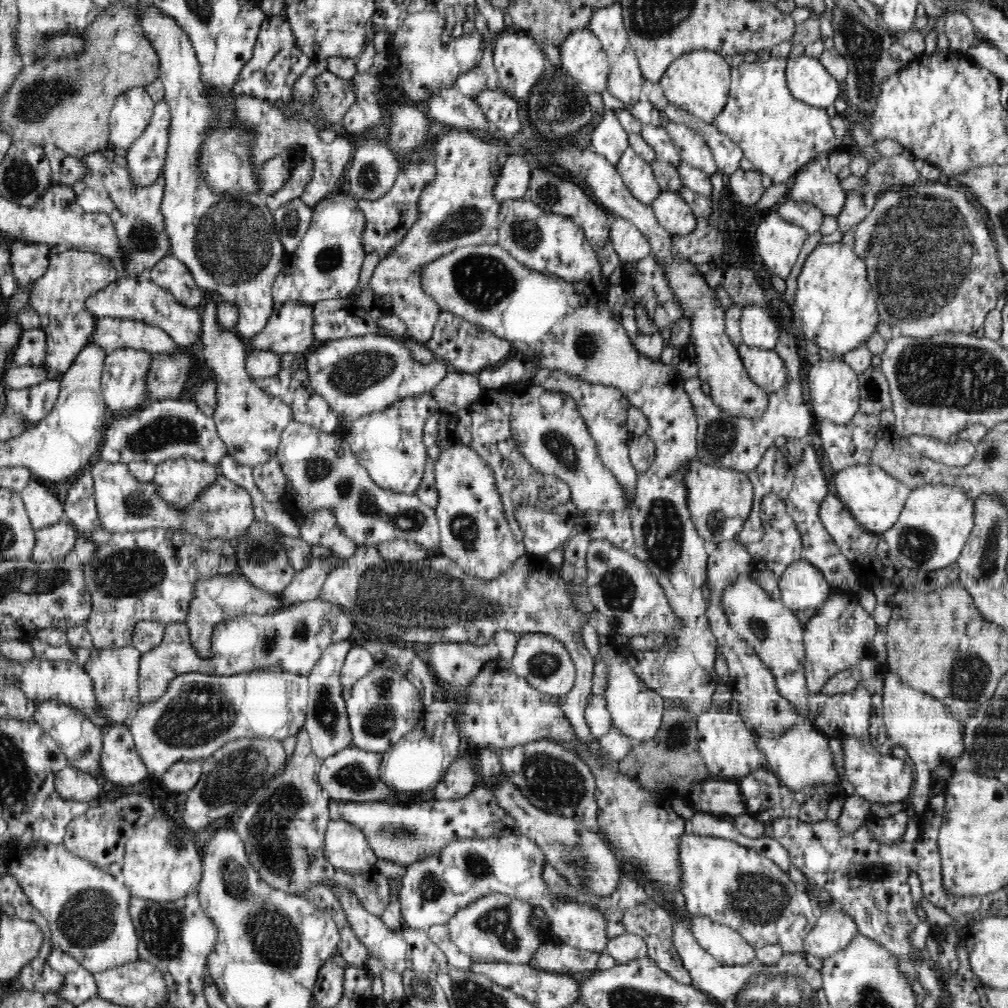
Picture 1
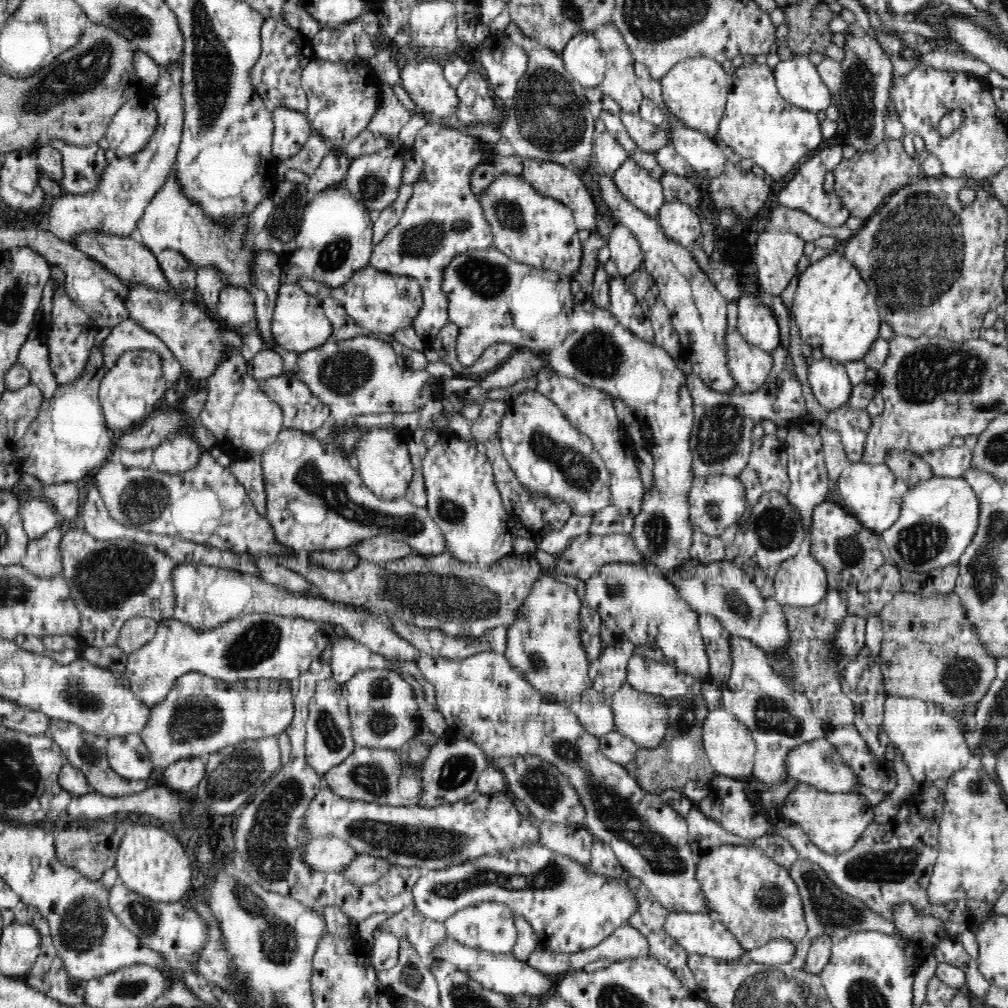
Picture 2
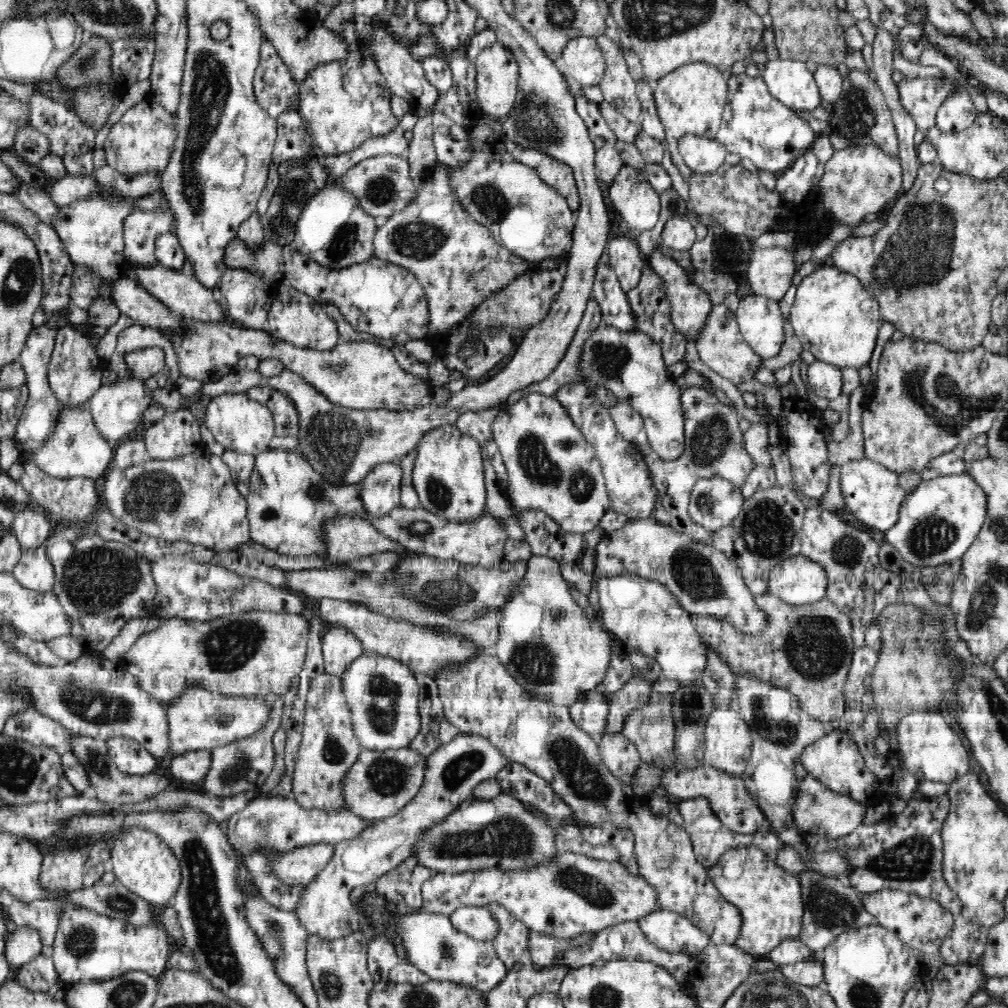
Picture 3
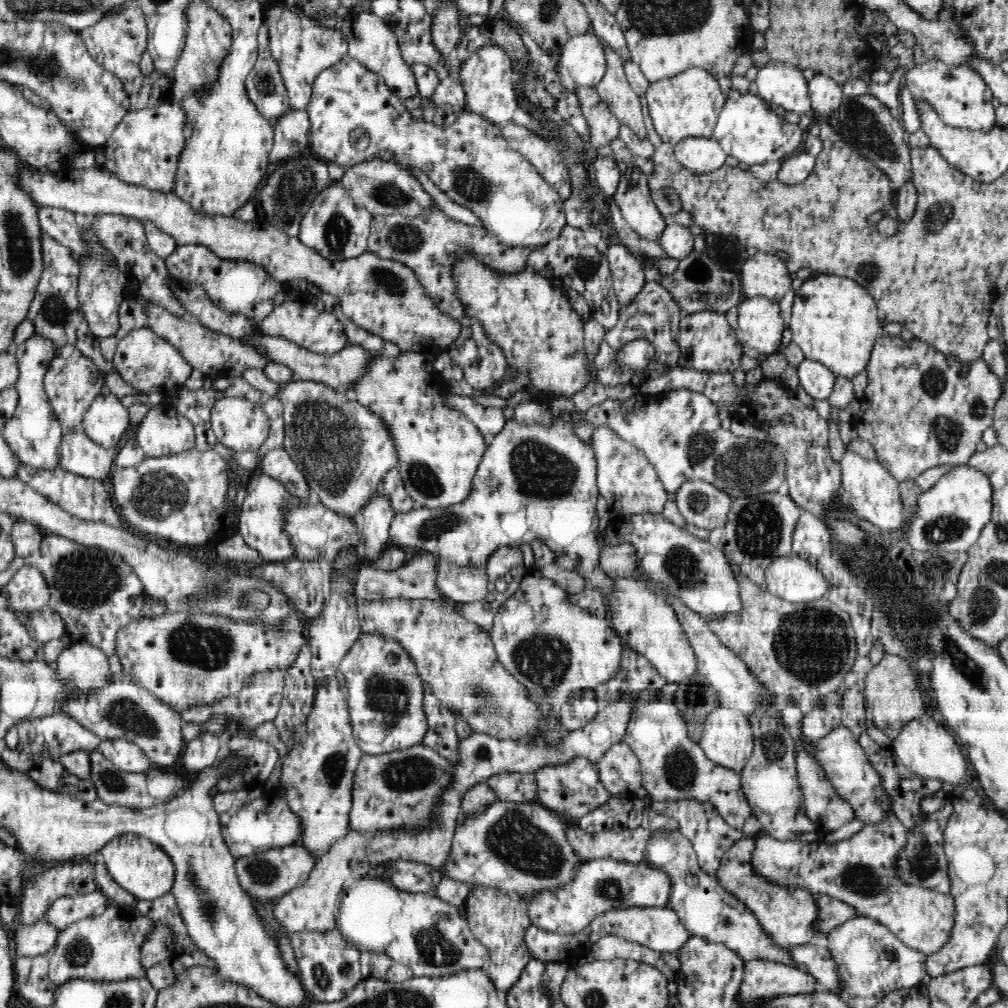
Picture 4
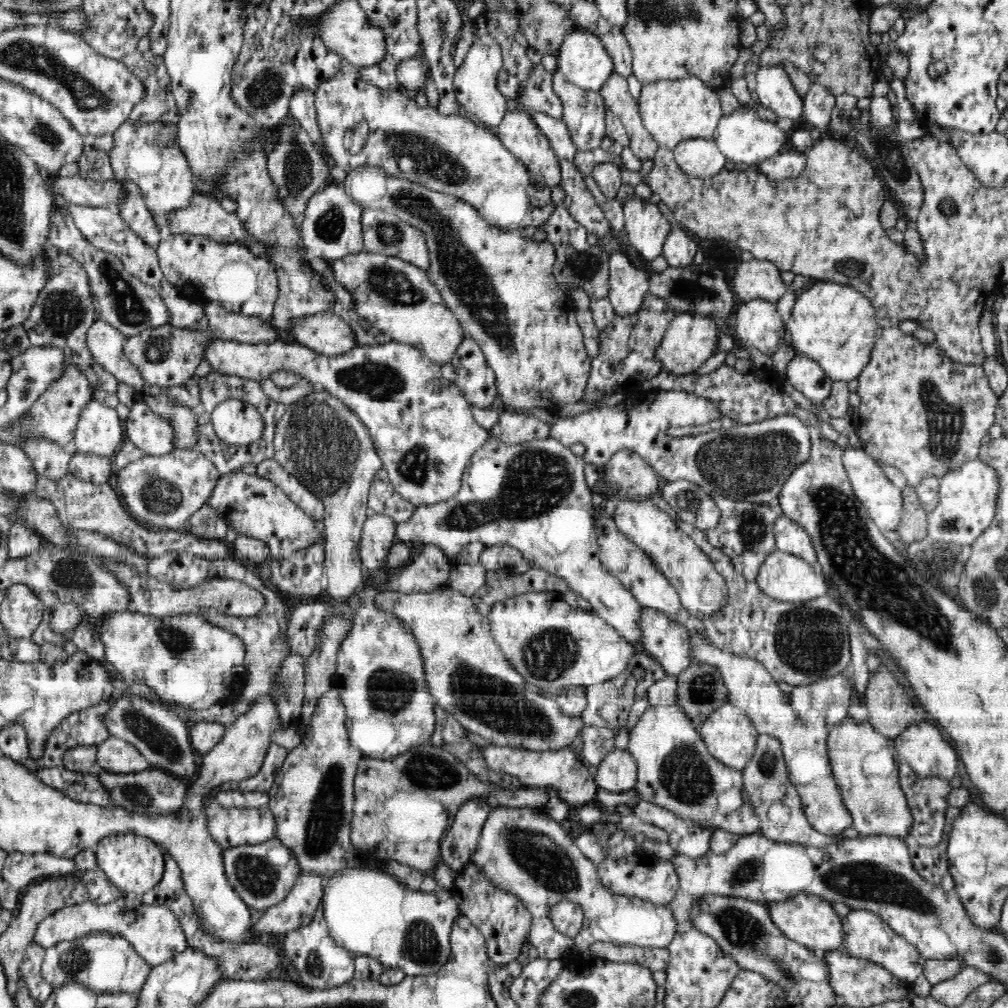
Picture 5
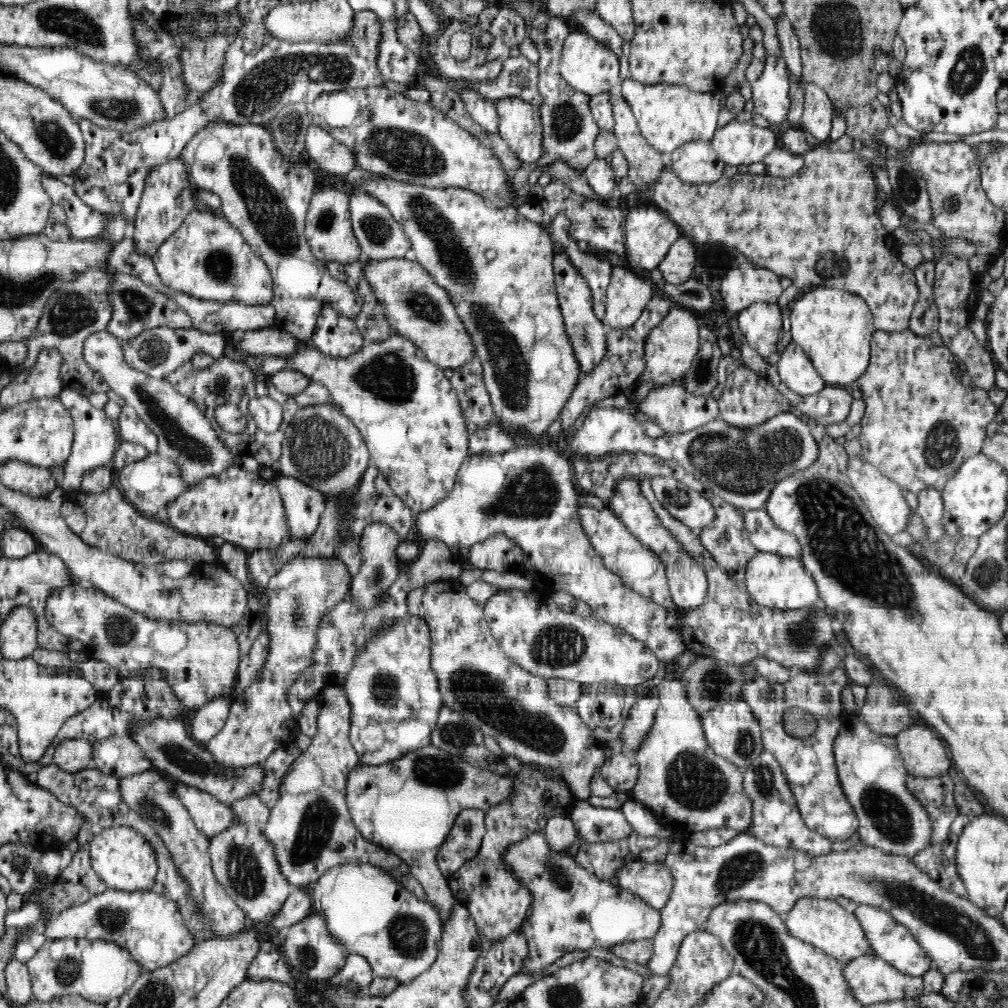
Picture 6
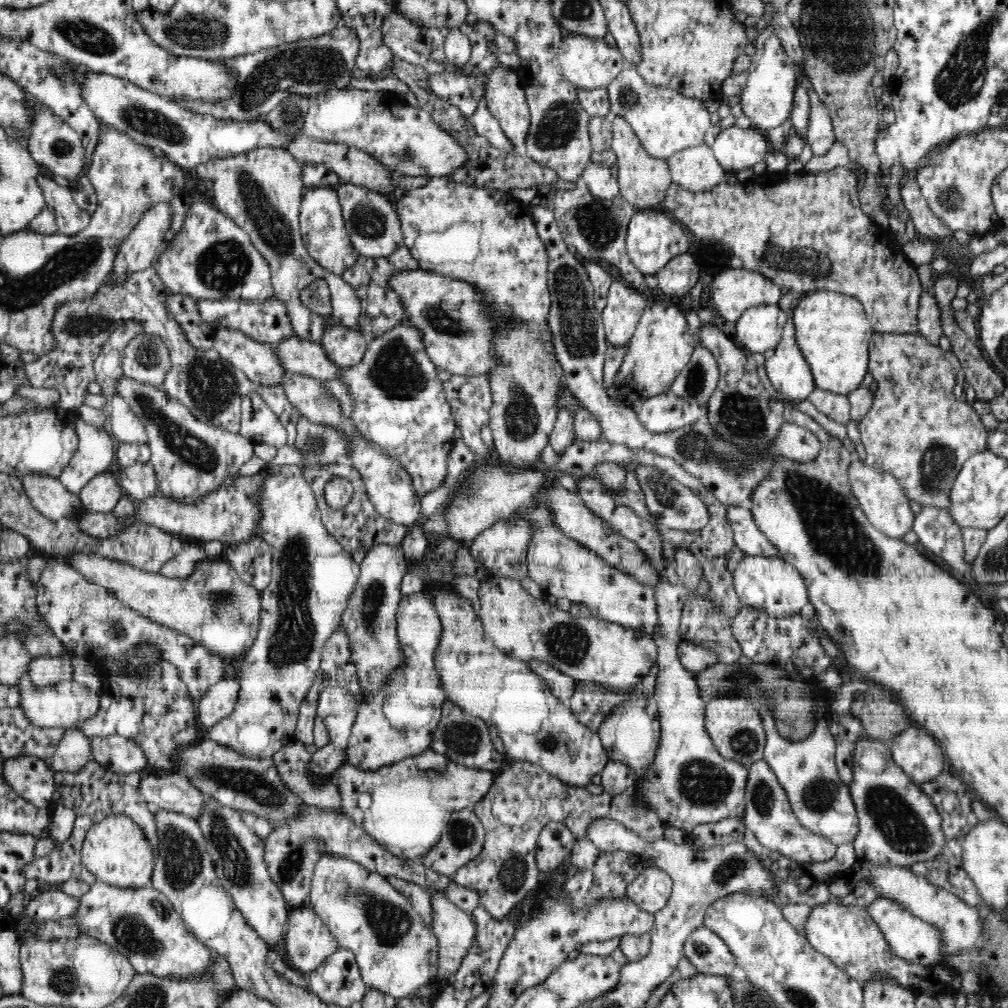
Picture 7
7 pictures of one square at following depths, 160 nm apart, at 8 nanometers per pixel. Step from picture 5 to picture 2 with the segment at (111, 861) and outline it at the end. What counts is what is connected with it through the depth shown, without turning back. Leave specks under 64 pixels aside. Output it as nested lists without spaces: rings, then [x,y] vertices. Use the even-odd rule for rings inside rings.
[[[136,825],[128,830],[117,850],[115,868],[119,882],[154,902],[180,901],[192,887],[192,863],[185,841],[163,830],[160,825]]]

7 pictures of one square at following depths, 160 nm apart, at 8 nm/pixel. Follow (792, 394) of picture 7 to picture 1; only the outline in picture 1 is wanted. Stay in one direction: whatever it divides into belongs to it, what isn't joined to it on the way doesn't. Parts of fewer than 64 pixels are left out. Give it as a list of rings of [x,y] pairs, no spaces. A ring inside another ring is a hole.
[[[819,360],[808,370],[808,392],[810,393],[810,406],[814,407],[813,414],[817,420],[830,419],[830,421],[845,425],[860,411],[860,388],[857,372],[848,366],[848,363],[839,360]]]

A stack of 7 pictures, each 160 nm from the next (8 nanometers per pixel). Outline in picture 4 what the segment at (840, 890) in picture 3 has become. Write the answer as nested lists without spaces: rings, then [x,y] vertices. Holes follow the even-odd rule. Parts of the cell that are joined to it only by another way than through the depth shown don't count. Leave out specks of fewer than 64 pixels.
[[[827,894],[816,896],[816,929],[821,941],[833,928],[843,925],[849,918],[857,914],[857,910],[849,904]]]

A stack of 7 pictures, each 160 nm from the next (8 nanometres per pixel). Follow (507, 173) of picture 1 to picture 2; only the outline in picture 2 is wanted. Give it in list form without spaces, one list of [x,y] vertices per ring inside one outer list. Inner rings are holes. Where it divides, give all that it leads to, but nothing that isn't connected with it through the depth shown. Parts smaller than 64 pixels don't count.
[[[494,150],[488,158],[471,172],[471,189],[476,196],[481,195],[487,186],[502,173],[510,175],[522,175],[524,158],[519,154],[502,156]]]

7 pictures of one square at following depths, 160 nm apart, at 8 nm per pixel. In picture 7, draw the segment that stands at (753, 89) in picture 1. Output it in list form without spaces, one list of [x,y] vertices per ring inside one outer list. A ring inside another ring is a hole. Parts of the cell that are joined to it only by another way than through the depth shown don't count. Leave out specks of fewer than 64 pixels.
[[[736,125],[721,130],[711,149],[726,173],[752,168],[772,151],[765,132],[754,128],[742,129]]]

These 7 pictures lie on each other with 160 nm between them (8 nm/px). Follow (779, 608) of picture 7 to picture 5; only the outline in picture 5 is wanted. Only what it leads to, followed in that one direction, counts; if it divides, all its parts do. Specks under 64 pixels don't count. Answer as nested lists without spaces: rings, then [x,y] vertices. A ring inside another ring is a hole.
[[[778,550],[764,559],[755,581],[764,594],[780,602],[808,602],[831,592],[817,562],[810,564],[794,554]]]

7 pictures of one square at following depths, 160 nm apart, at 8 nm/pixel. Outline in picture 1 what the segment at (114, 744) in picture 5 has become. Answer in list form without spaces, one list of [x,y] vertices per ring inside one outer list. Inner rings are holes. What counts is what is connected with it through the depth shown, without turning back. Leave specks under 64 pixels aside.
[[[126,724],[112,726],[104,731],[103,738],[100,762],[102,781],[128,787],[149,777]]]

